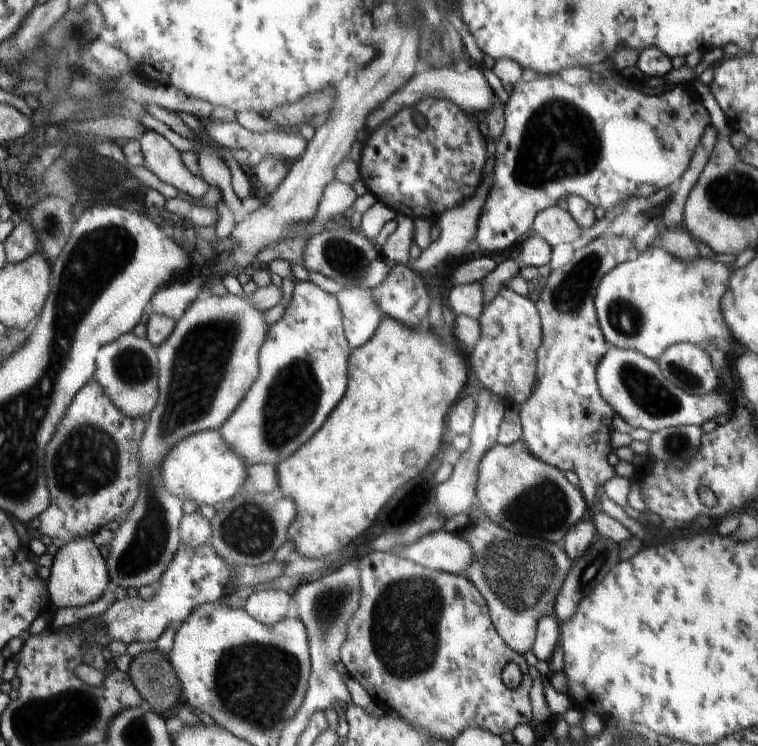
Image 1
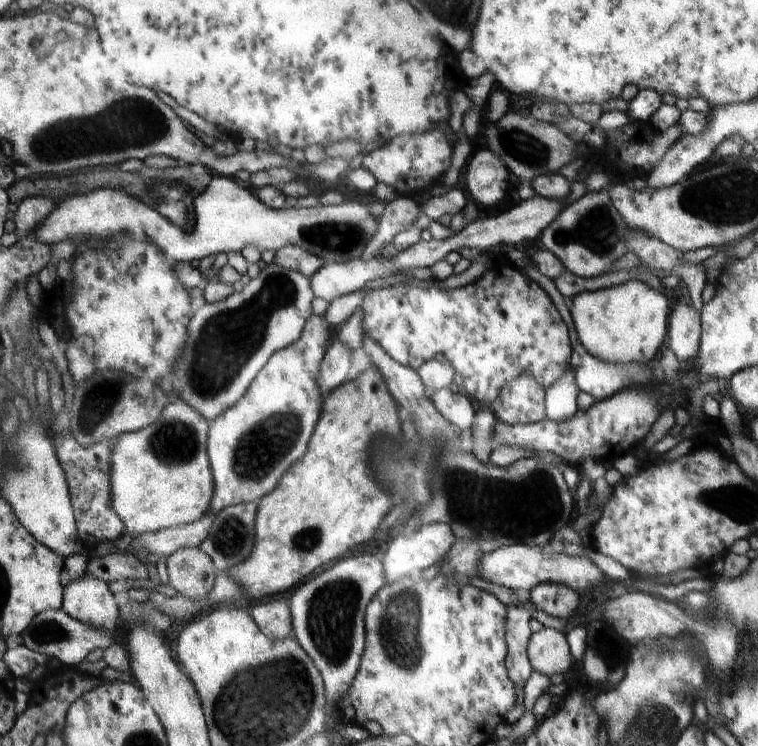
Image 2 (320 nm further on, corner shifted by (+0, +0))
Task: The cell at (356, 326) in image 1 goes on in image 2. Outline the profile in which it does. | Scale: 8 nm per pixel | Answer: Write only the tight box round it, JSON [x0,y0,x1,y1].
[315,341,352,398]

